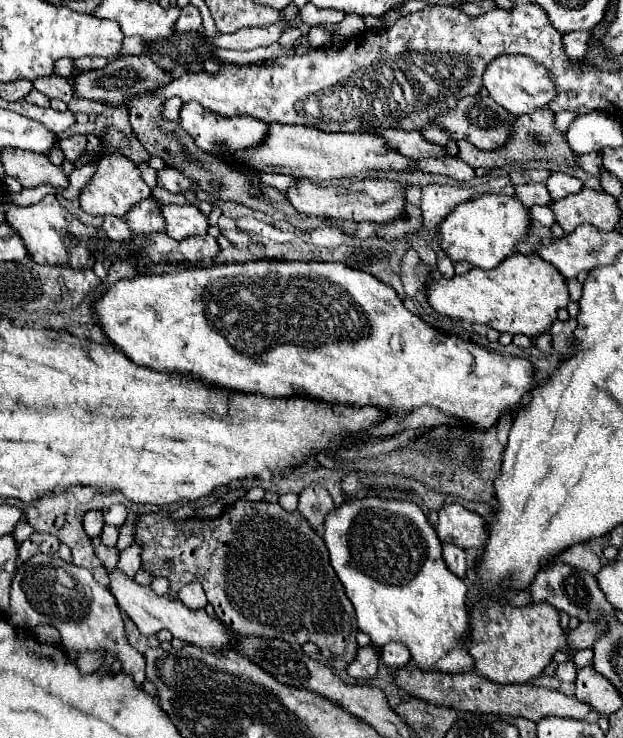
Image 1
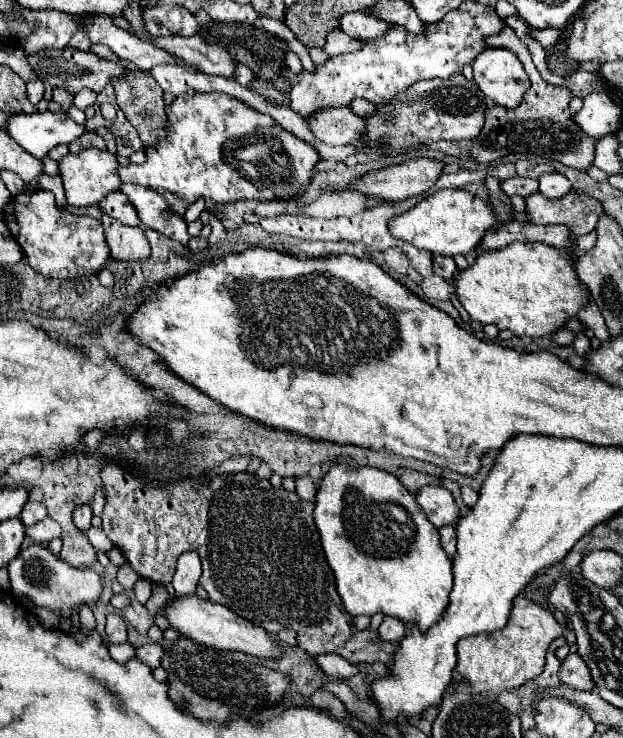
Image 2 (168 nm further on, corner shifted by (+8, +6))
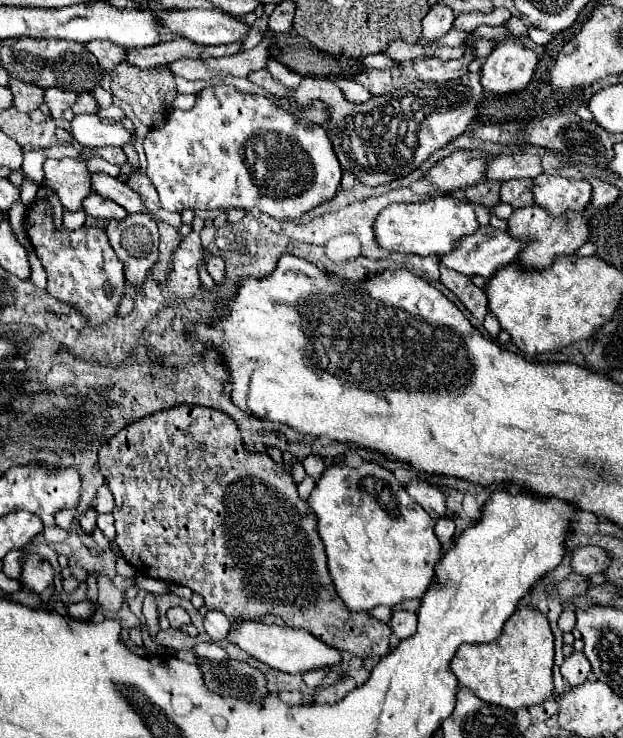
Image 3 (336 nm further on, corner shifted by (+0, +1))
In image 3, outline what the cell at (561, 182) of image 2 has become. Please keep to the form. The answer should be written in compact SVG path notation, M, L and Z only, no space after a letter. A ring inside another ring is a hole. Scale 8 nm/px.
M538 174L532 178L532 194L536 206L542 206L550 216L558 218L568 210L582 212L592 200L592 184L558 174Z

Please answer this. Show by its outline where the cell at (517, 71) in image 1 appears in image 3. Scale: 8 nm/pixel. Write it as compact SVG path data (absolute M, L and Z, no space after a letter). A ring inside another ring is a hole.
M502 38L482 64L482 88L490 94L524 90L534 76L538 56L518 40Z

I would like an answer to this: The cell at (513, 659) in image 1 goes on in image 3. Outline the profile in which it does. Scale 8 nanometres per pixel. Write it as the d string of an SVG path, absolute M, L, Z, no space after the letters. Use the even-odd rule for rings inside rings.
M534 608L516 610L506 620L502 634L496 642L492 642L492 644L462 644L450 662L452 674L458 678L458 682L462 686L470 688L484 702L500 704L502 708L508 708L512 712L516 712L518 708L530 708L534 704L542 704L542 702L554 698L552 666L554 666L554 636L552 636L548 618Z

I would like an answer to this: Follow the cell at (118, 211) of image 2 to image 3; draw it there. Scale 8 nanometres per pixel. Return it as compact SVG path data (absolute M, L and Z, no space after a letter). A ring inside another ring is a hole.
M90 194L88 198L84 198L82 208L86 210L86 214L90 214L94 218L102 218L102 220L112 220L112 218L120 220L126 216L126 210L122 206L118 206L112 200L100 198L98 194Z

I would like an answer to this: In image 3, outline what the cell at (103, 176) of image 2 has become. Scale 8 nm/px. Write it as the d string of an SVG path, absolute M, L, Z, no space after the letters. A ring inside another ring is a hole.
M62 158L44 162L44 180L50 190L54 190L62 206L70 212L80 210L82 200L92 192L88 190L90 172L80 160Z

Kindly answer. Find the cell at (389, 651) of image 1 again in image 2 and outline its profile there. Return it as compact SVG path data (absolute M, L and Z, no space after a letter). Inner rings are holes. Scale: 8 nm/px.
M384 617L380 629L378 629L380 641L390 641L390 643L400 643L406 635L404 625L400 625L400 621L392 621L392 617Z

